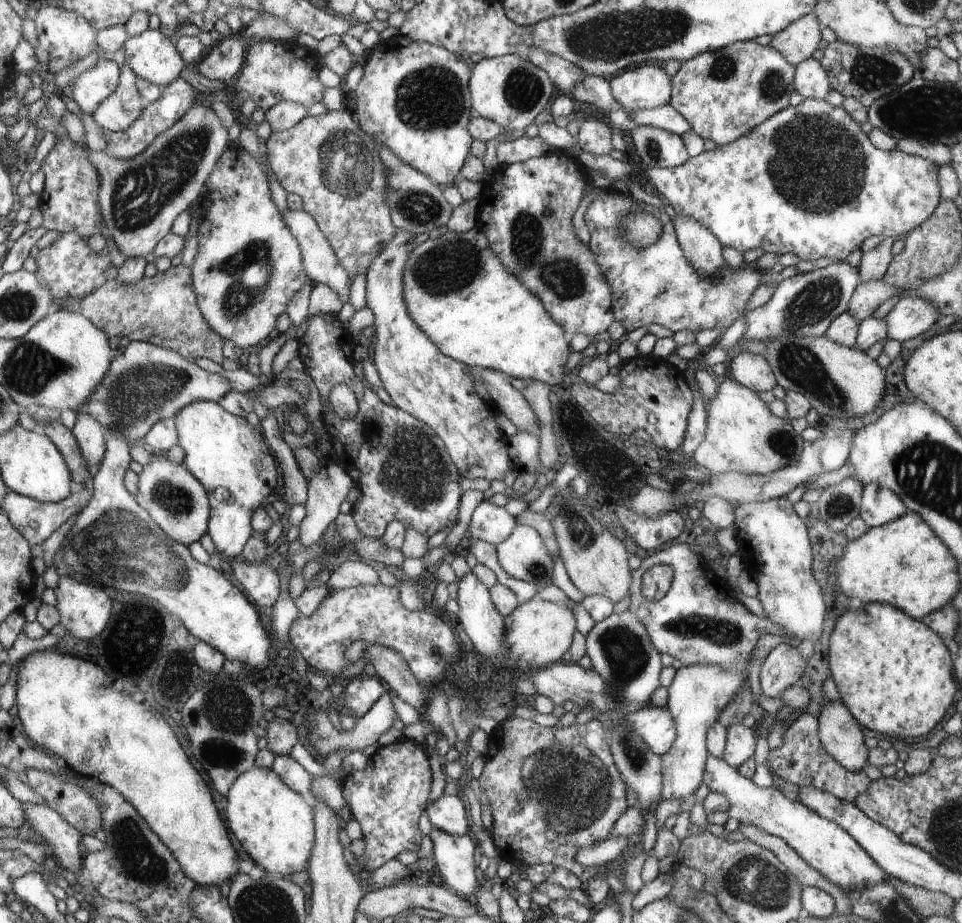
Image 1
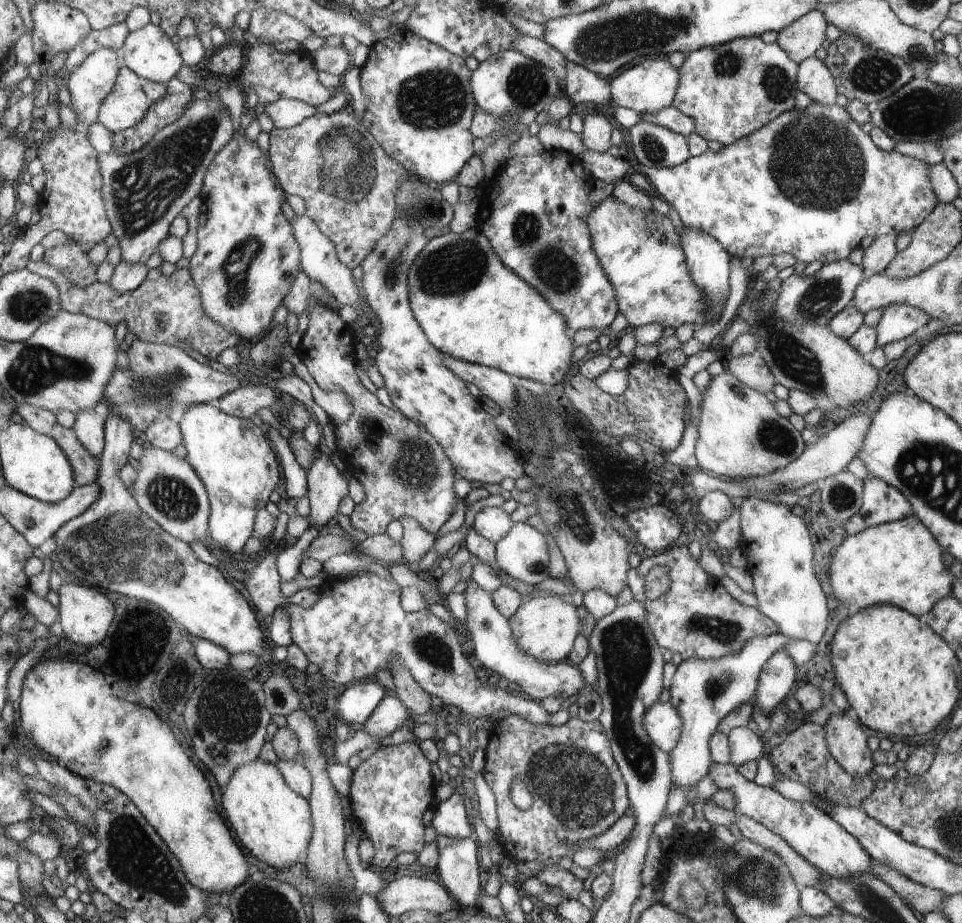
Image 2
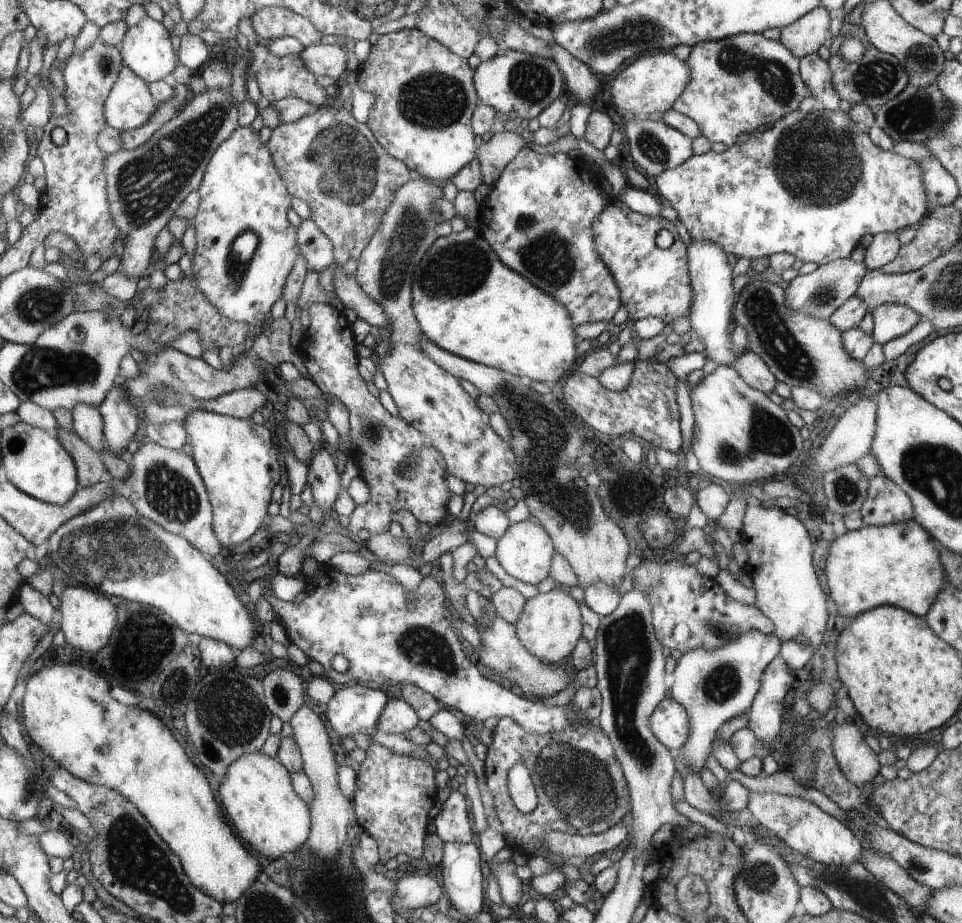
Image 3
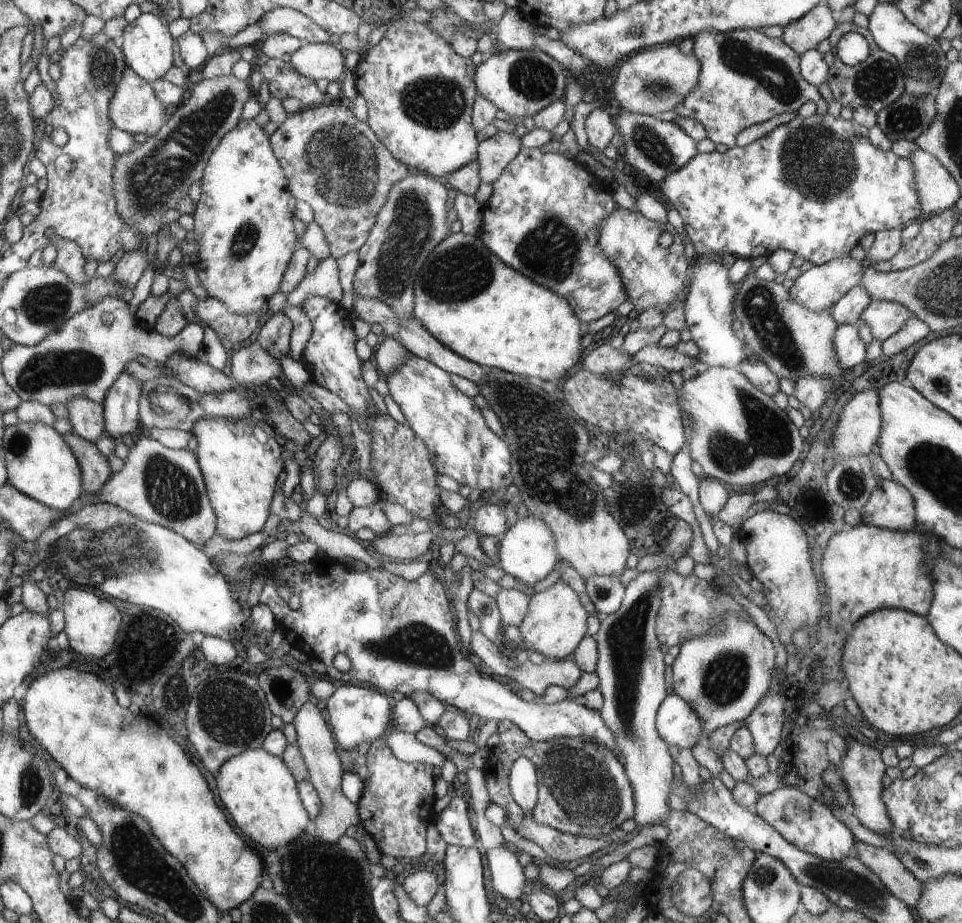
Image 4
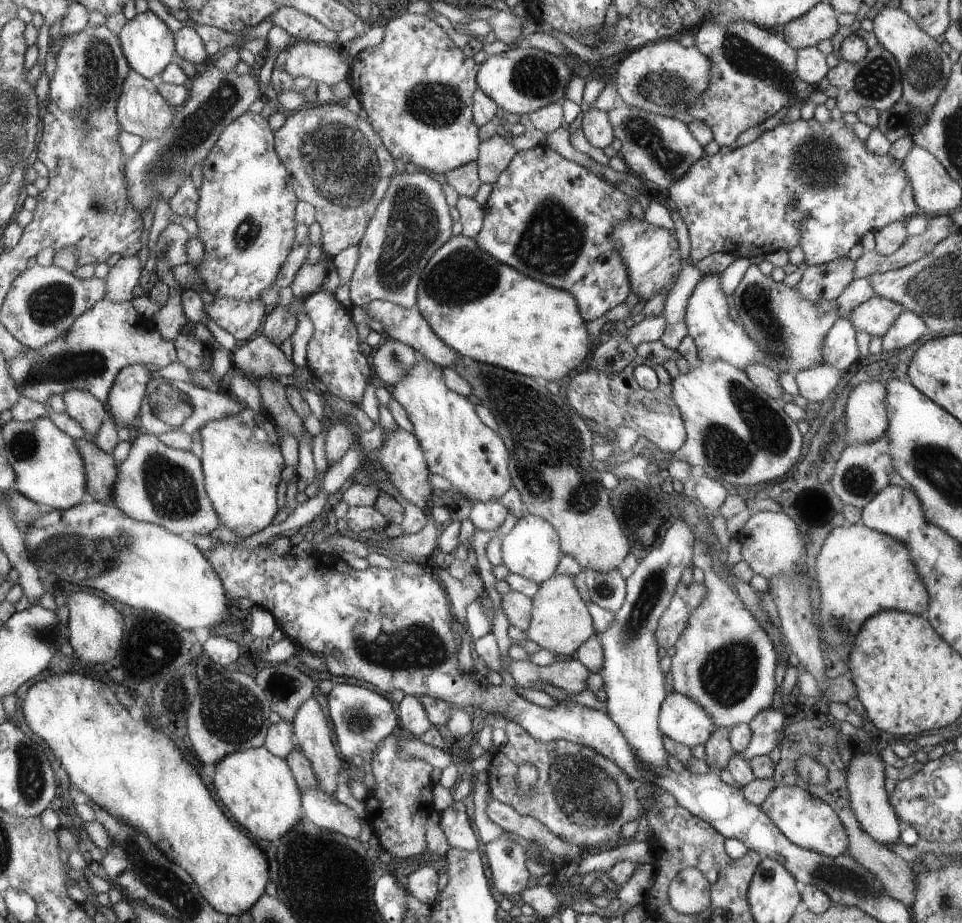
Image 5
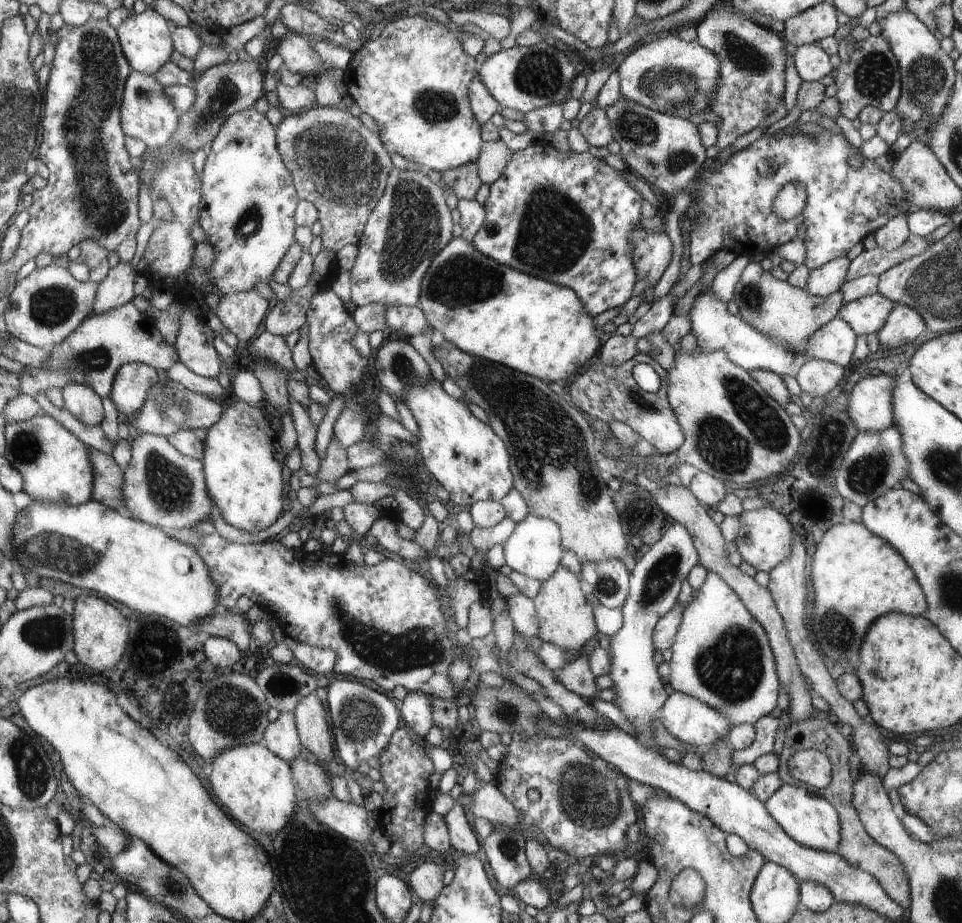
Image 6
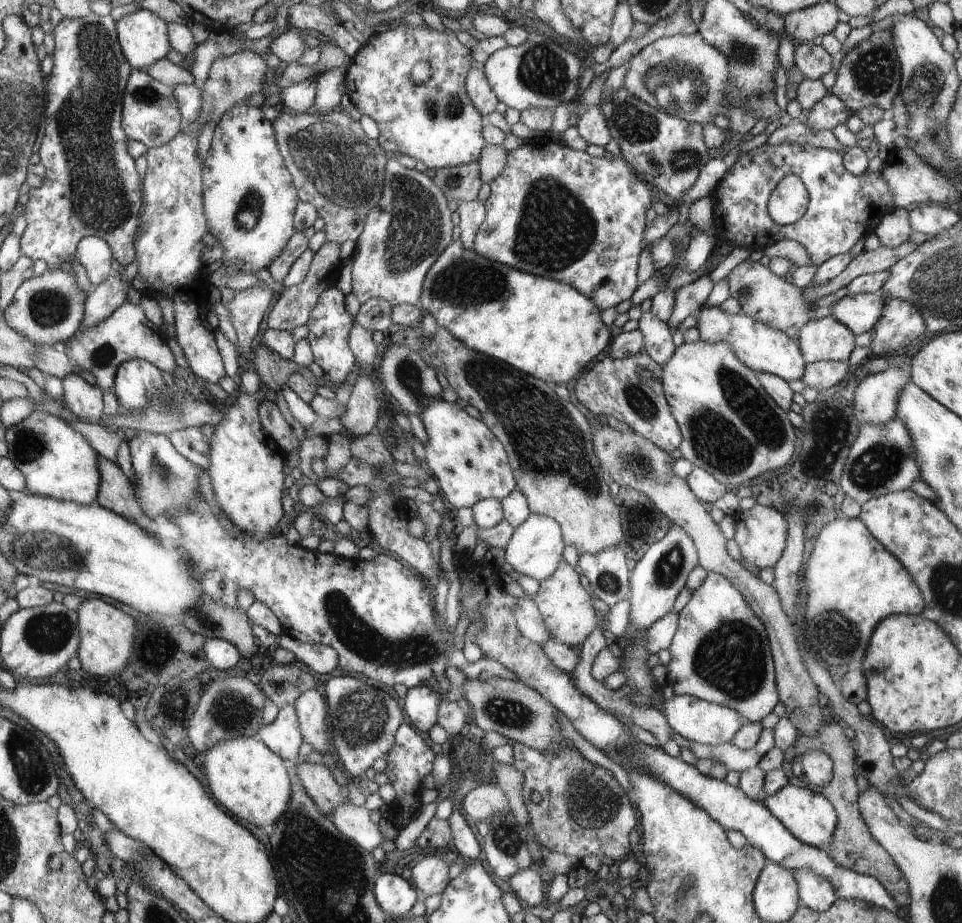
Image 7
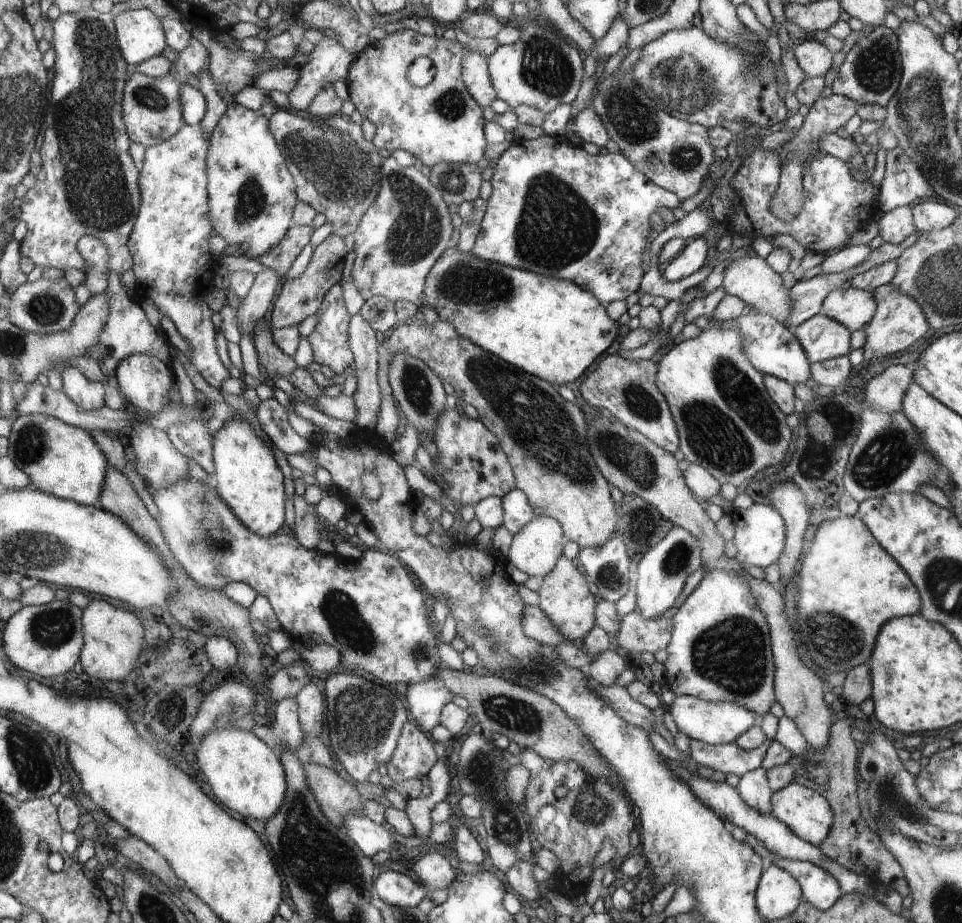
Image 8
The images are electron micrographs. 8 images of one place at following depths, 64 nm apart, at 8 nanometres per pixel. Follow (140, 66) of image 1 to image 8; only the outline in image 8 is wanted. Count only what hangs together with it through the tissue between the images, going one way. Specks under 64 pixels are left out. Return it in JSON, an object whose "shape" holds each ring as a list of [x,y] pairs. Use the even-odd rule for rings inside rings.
{"shape":[[[149,9],[120,12],[114,16],[114,21],[117,44],[130,68],[154,56],[161,56],[168,45],[161,19]]]}

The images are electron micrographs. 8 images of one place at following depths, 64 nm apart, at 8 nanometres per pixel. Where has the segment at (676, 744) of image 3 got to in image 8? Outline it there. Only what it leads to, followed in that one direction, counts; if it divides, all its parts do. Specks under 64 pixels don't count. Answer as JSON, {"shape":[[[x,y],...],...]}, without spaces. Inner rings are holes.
{"shape":[[[689,695],[678,696],[666,710],[674,730],[683,732],[691,740],[700,740],[700,742],[710,745],[735,743],[740,734],[744,734],[752,726],[760,724],[758,714],[742,704],[704,701]]]}

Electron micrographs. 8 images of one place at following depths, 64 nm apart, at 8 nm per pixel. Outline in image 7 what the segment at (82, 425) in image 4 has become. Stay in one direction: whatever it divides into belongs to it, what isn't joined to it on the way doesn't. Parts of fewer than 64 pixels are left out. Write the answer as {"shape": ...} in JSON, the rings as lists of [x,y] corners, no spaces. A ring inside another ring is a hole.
{"shape":[[[78,373],[63,378],[64,402],[84,423],[94,424],[104,411],[103,393],[96,384],[89,384]]]}

